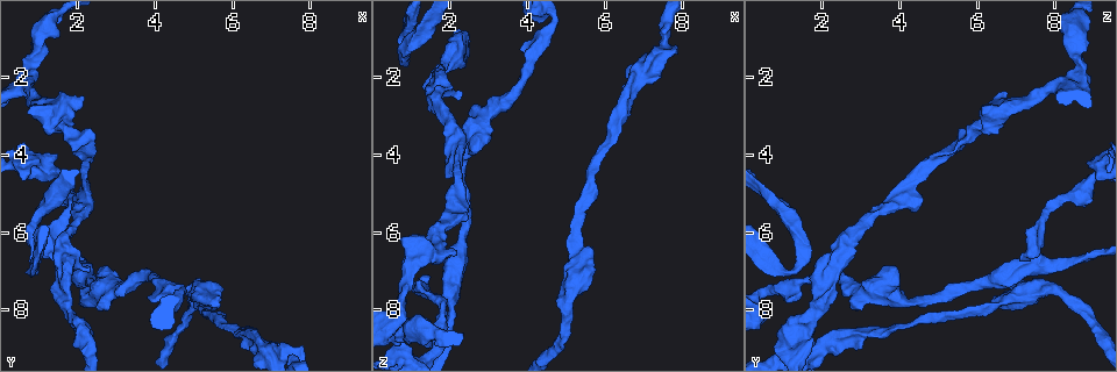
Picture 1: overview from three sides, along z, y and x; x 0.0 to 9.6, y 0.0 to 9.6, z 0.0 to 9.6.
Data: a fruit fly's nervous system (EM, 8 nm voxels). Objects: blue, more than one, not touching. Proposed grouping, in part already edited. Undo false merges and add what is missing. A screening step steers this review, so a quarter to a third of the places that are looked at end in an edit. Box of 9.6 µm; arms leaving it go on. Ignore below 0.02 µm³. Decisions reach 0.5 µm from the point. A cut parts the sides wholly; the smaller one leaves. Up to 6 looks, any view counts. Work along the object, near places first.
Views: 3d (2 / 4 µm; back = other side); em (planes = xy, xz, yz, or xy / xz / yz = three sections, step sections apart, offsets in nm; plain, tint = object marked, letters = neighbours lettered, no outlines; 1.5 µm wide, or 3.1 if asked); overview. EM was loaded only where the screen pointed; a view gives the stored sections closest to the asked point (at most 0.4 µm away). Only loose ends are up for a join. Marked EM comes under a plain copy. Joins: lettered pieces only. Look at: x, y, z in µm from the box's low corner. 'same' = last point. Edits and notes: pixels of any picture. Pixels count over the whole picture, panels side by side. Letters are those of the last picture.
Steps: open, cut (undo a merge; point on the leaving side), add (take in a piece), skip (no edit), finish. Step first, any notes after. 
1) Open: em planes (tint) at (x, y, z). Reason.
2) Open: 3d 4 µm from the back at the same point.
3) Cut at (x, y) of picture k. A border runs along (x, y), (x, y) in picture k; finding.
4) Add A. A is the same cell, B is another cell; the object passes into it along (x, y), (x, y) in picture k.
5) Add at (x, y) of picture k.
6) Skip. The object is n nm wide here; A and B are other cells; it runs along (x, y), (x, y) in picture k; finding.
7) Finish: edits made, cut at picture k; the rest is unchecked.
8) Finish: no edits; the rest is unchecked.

Open: em xy step 8 (letters) at (0.80, 7.05, 1.10). Sharp bend.

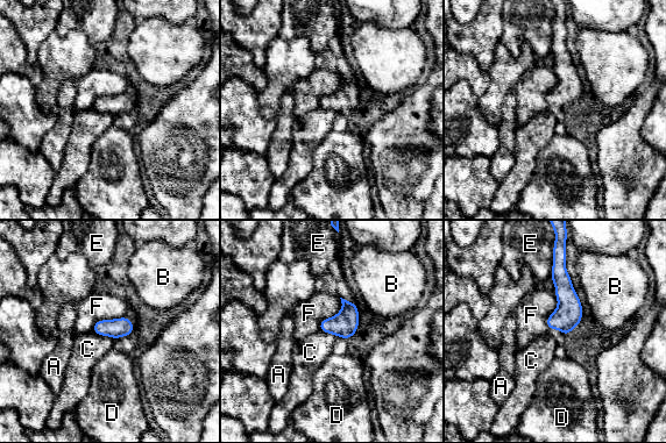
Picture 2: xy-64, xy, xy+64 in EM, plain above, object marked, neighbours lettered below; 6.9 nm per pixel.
Skip. A, B, C, D, E and F are other cells; one neuron here.

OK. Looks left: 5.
Open: 3d 4 µm at (2.15, 2.40, 6.50).

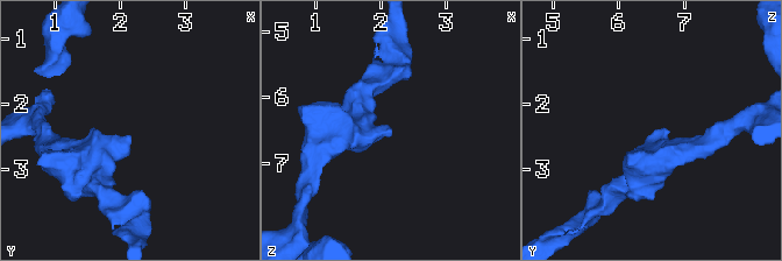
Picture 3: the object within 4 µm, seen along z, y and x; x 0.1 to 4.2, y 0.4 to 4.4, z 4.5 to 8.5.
Open: em xy step 4 (letters) at (2.15, 2.50, 6.55). Need the tissue.

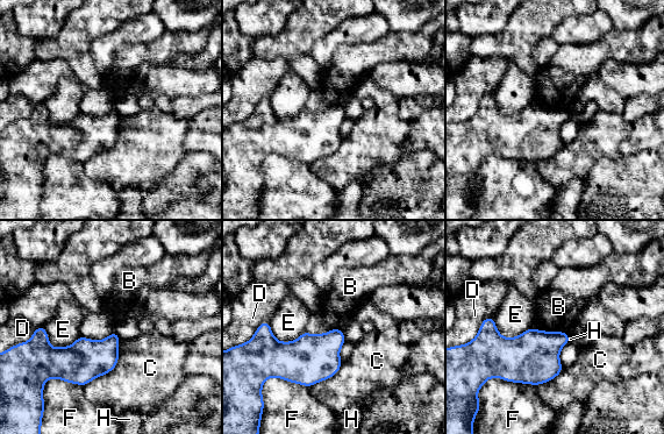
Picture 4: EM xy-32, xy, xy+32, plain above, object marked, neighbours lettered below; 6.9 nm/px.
Open: em planes (letters) at the same point.

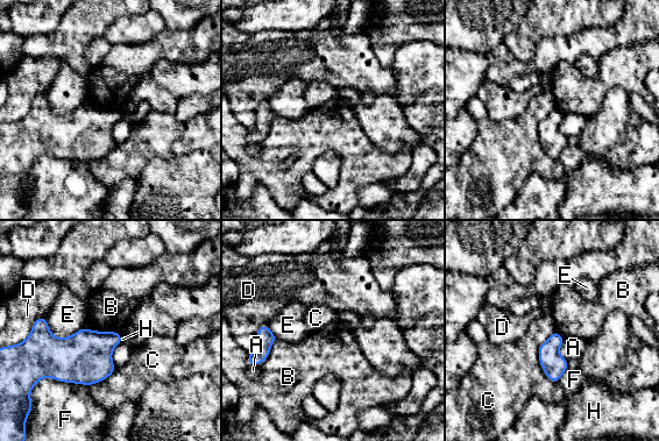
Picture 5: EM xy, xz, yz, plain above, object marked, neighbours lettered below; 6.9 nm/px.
Skip. A, B, C, D, E, F and H are other cells; a border runs along (96, 329), (117, 331), (120, 333) in picture 5; no lettered piece goes on from it.

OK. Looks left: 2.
Finish: no edits; the rest is unchecked.

